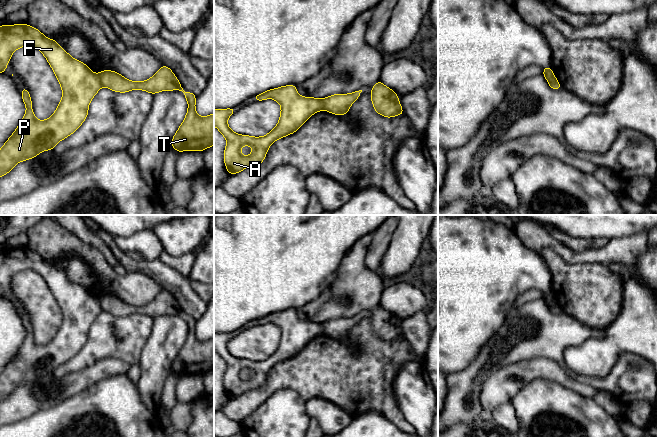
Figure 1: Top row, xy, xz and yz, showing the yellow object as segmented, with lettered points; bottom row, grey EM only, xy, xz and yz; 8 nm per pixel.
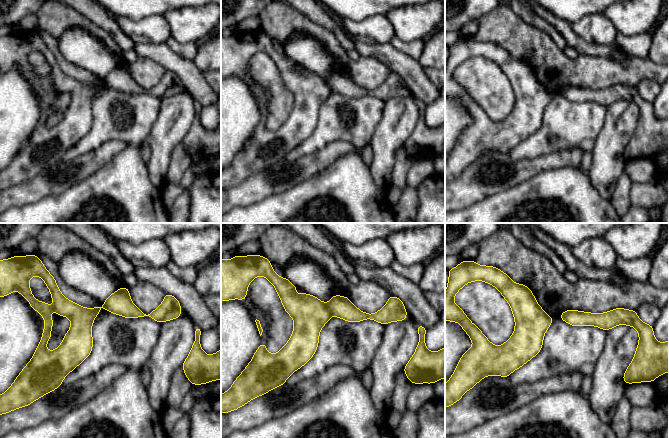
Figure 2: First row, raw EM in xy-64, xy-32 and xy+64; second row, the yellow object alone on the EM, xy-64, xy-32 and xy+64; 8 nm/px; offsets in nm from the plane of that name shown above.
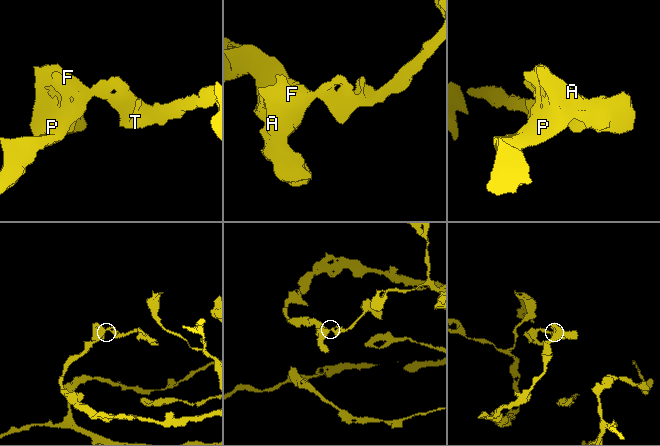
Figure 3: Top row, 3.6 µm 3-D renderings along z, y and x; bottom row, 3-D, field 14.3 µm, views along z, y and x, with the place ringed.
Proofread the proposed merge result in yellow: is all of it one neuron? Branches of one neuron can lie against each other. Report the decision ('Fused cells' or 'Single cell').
Fused cells

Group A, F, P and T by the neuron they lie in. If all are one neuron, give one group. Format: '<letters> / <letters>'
A F P / T

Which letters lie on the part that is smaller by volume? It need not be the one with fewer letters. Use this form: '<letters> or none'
T

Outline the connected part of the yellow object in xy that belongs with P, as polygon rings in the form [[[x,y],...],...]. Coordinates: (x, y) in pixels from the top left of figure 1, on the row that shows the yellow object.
[[[3,24],[0,27],[0,74],[7,68],[12,53],[25,45],[37,48],[46,57],[60,83],[63,96],[53,115],[46,120],[39,121],[31,109],[32,101],[27,88],[24,87],[21,90],[26,114],[15,132],[0,149],[0,177],[11,171],[17,163],[32,159],[41,151],[53,150],[59,141],[75,132],[88,115],[90,101],[102,87],[99,76],[92,72],[86,64],[72,58],[55,40],[45,37],[39,30],[28,24],[10,26]]]

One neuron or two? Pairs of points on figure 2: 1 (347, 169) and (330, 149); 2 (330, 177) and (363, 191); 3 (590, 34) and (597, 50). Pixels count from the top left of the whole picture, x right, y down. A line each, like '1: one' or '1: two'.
1: two
2: one
3: two

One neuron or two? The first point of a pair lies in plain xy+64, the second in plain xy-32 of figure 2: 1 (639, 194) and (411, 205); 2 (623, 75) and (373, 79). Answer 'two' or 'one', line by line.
1: one
2: one

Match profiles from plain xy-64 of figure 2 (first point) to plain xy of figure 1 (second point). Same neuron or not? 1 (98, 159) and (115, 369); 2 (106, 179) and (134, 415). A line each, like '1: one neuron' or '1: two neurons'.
1: one neuron
2: one neuron

